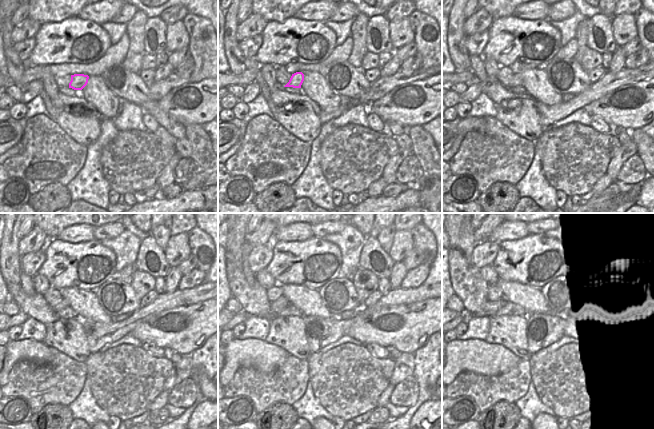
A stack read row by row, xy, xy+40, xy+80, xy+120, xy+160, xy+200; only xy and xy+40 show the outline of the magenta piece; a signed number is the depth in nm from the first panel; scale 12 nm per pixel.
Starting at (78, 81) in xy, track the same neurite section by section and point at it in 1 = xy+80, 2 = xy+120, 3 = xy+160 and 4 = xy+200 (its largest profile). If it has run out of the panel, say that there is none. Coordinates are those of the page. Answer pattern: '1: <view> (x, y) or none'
1: xy+80 (517, 80)
2: xy+120 (64, 303)
3: xy+160 (281, 303)
4: xy+200 (490, 309)

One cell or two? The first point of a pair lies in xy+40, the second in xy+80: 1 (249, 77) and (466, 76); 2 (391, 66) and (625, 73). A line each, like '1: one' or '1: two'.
1: one
2: two

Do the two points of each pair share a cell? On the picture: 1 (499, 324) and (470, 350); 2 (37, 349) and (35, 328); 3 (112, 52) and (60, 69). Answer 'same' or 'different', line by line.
1: different
2: different
3: same

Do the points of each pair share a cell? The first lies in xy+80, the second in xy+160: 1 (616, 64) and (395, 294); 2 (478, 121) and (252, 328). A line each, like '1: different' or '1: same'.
1: different
2: different

